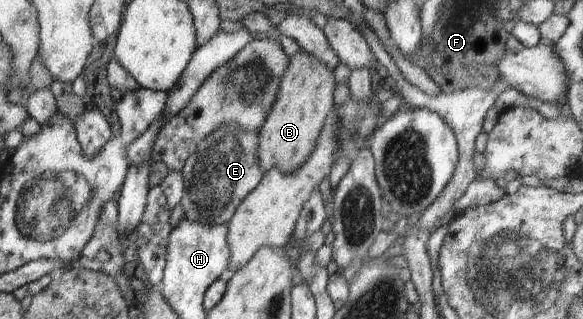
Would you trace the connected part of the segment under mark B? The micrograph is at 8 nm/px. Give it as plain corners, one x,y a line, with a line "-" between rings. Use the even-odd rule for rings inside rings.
300,50
290,57
287,71
279,81
275,103
259,130
258,159
263,172
277,167
279,171
291,173
307,161
311,151
315,151
319,131
333,109
336,86
333,72
309,51

